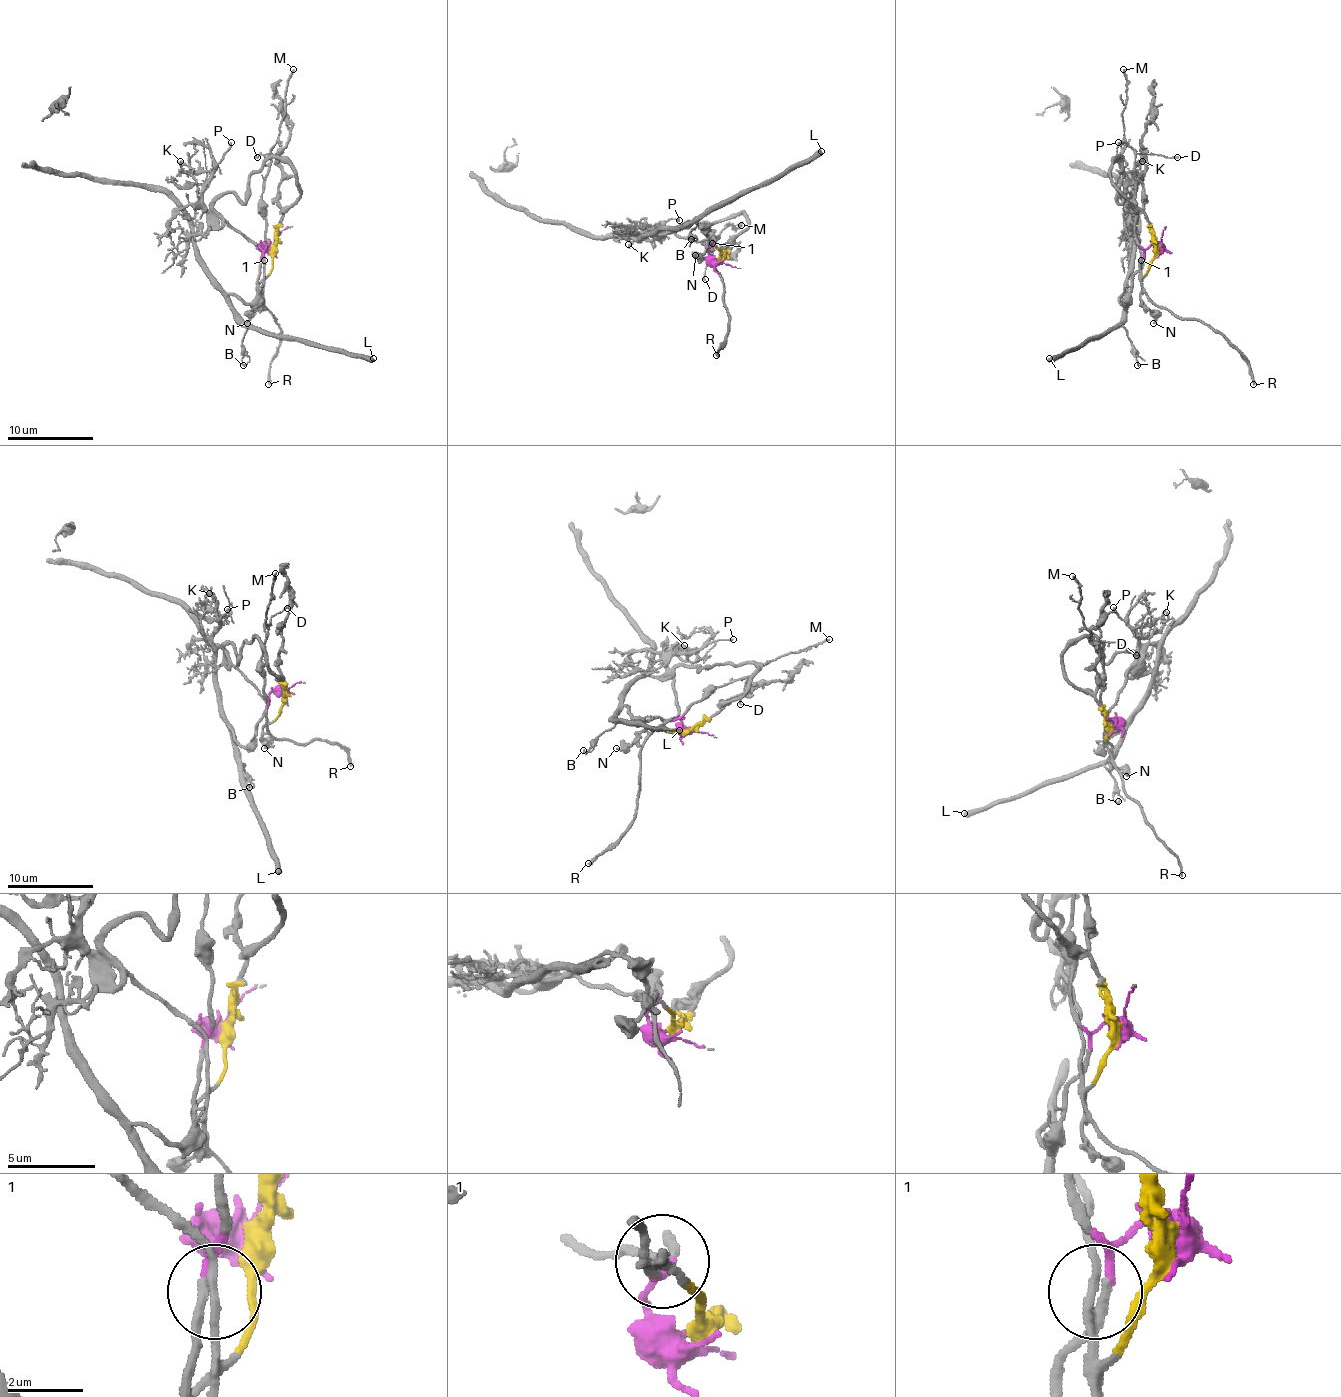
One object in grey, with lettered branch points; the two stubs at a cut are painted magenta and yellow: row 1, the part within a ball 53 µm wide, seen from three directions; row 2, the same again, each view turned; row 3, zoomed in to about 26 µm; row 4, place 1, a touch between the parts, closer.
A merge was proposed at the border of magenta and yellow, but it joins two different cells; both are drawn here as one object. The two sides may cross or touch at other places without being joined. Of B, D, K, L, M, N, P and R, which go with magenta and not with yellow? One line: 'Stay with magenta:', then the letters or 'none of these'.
Stay with magenta: B, D, L, M

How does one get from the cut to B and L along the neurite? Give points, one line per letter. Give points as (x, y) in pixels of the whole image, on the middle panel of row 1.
B: (718, 262), (707, 251), (705, 232), (688, 221), (677, 228), (697, 226), (690, 232), (697, 238), (690, 238)
L: (718, 262), (707, 251), (705, 232), (697, 223), (688, 221), (677, 228), (688, 228), (808, 163), (821, 150)

